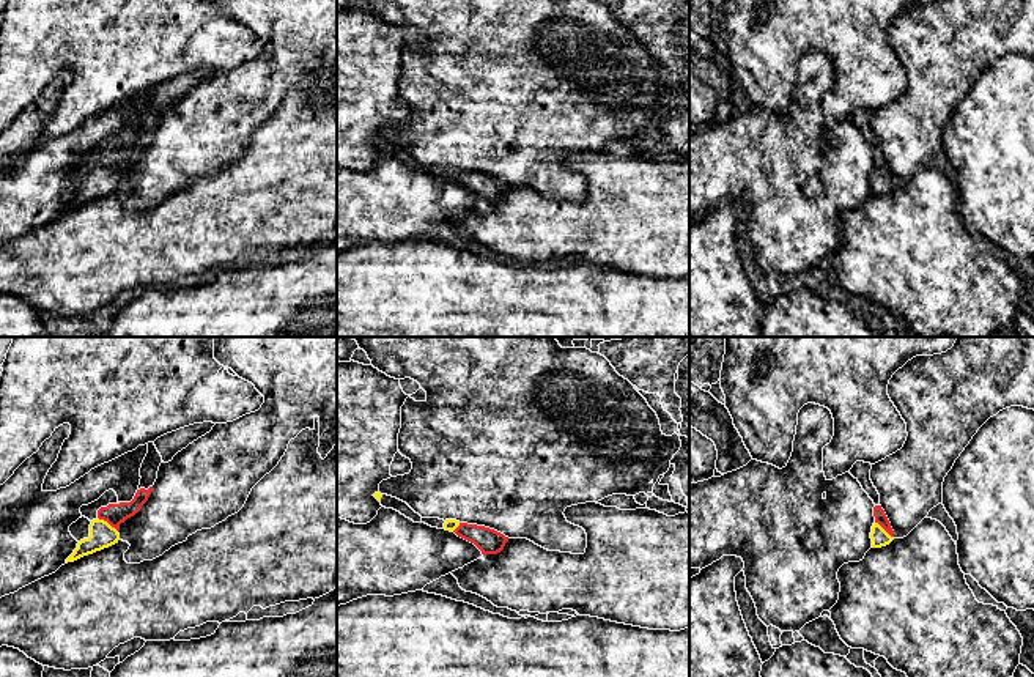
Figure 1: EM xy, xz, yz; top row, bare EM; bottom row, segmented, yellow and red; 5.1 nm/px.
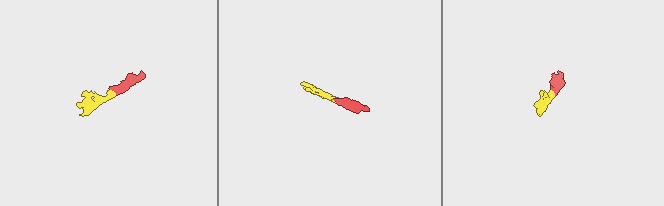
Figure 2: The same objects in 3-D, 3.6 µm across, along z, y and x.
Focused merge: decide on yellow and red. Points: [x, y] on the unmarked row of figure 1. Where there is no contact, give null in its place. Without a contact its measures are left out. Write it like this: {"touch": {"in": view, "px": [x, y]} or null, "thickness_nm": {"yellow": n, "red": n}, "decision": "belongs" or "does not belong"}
{"touch": {"in": "xy", "px": [106, 169]}, "thickness_nm": {"yellow": 130, "red": 110}, "decision": "belongs"}

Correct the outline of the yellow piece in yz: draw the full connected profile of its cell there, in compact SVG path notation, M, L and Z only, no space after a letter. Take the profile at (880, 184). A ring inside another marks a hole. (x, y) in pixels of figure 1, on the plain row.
M881 153L873 154L873 164L875 164L875 170L870 179L872 194L881 195L894 187L894 178Z

